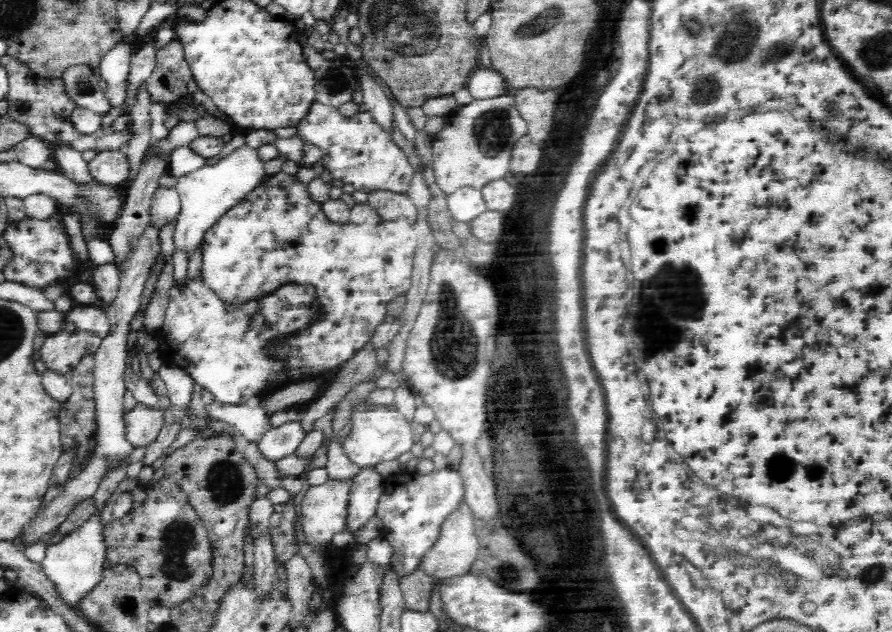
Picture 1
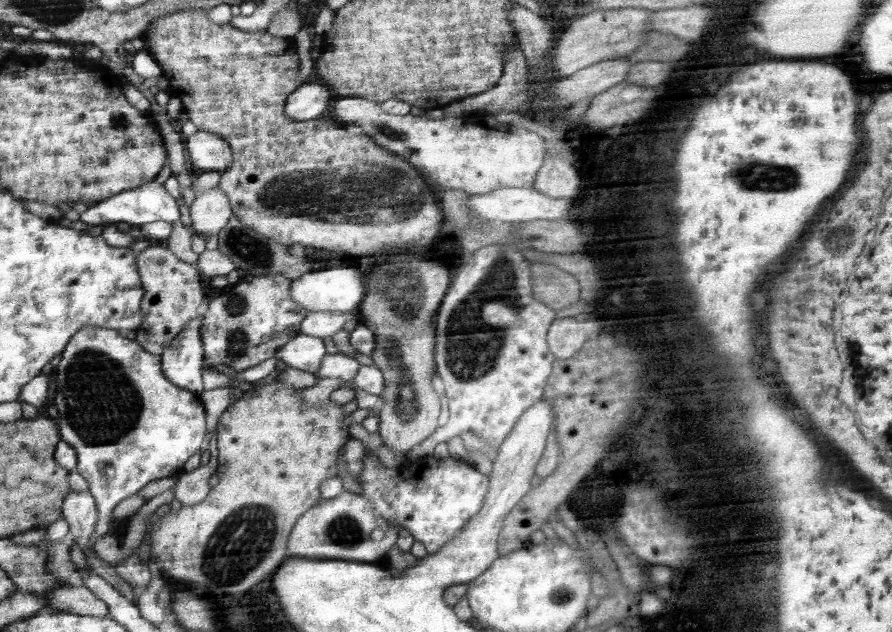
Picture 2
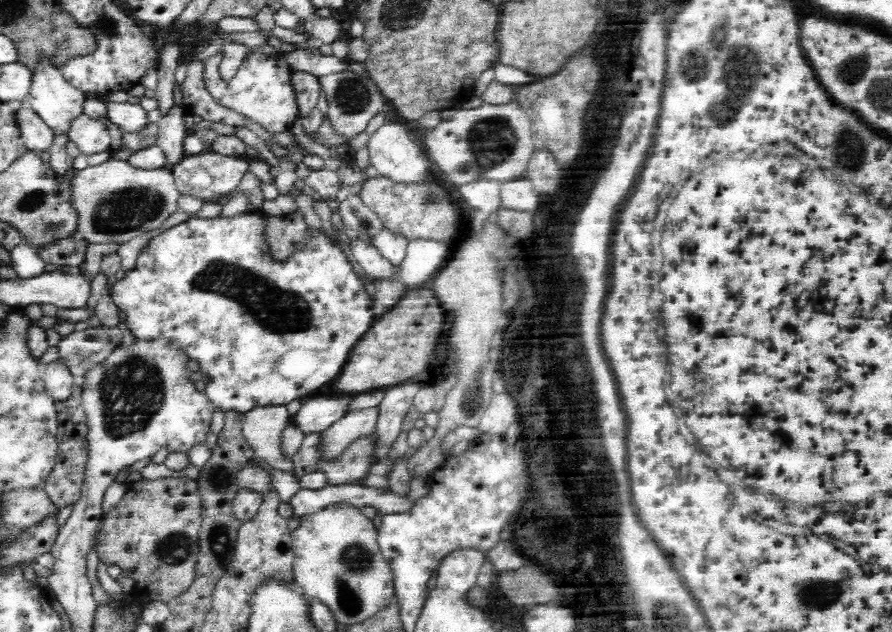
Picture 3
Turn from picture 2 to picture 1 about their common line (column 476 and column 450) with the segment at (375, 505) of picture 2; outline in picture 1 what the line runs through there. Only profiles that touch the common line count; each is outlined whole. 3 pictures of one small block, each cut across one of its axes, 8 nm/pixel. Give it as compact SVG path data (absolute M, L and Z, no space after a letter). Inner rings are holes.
M400 468L396 473L383 479L385 484L375 515L382 521L379 537L393 548L389 567L395 568L397 576L410 574L418 569L420 557L432 547L440 534L440 524L458 506L464 496L464 486L460 472L447 469L420 475Z

